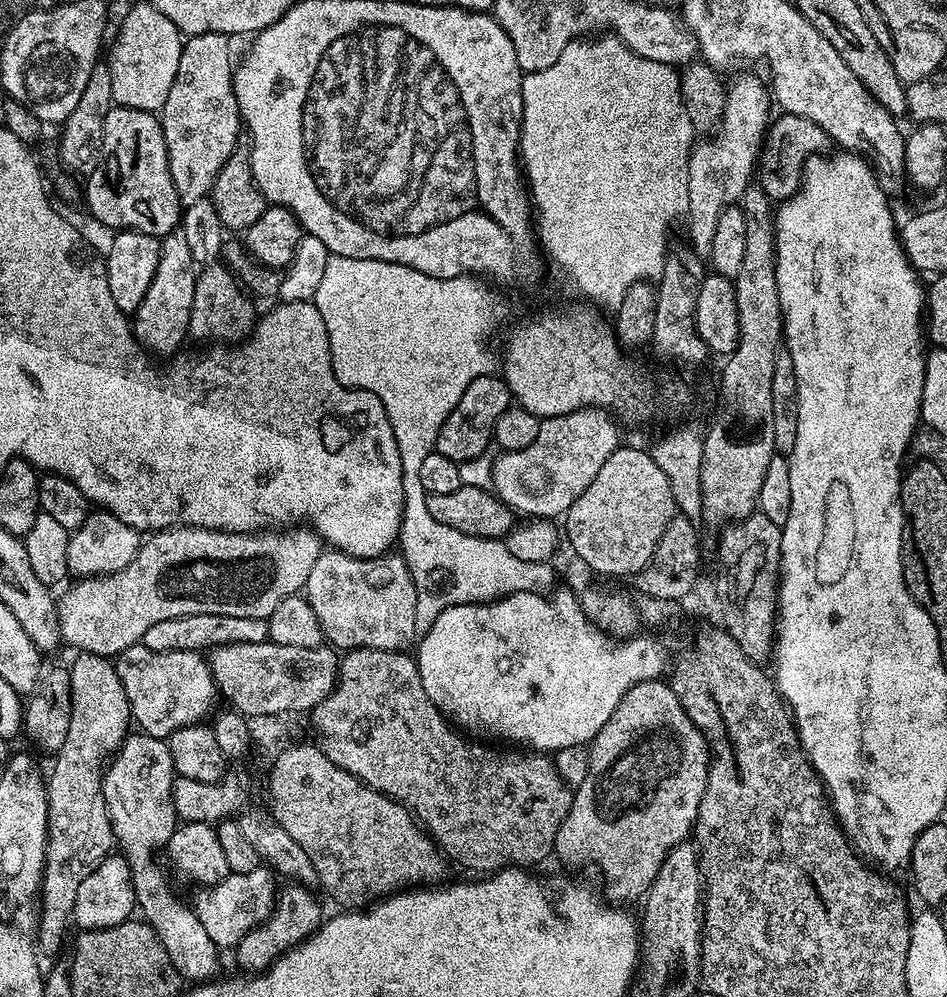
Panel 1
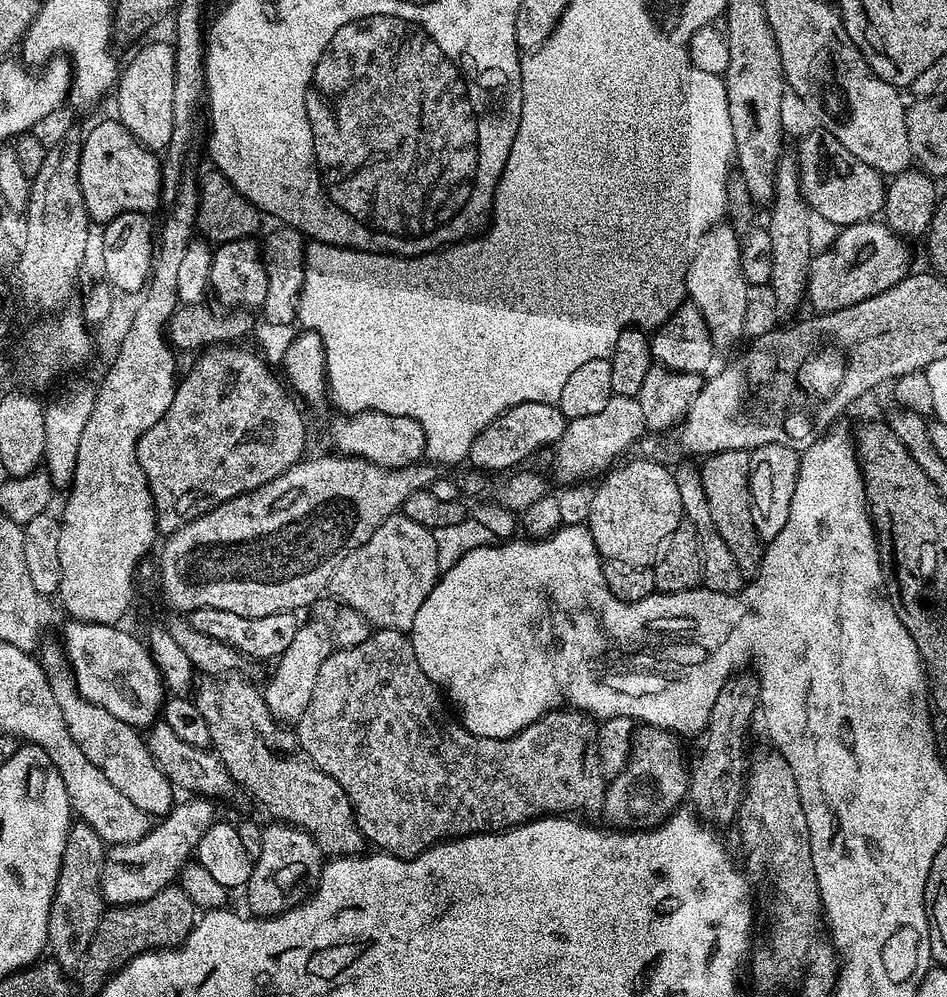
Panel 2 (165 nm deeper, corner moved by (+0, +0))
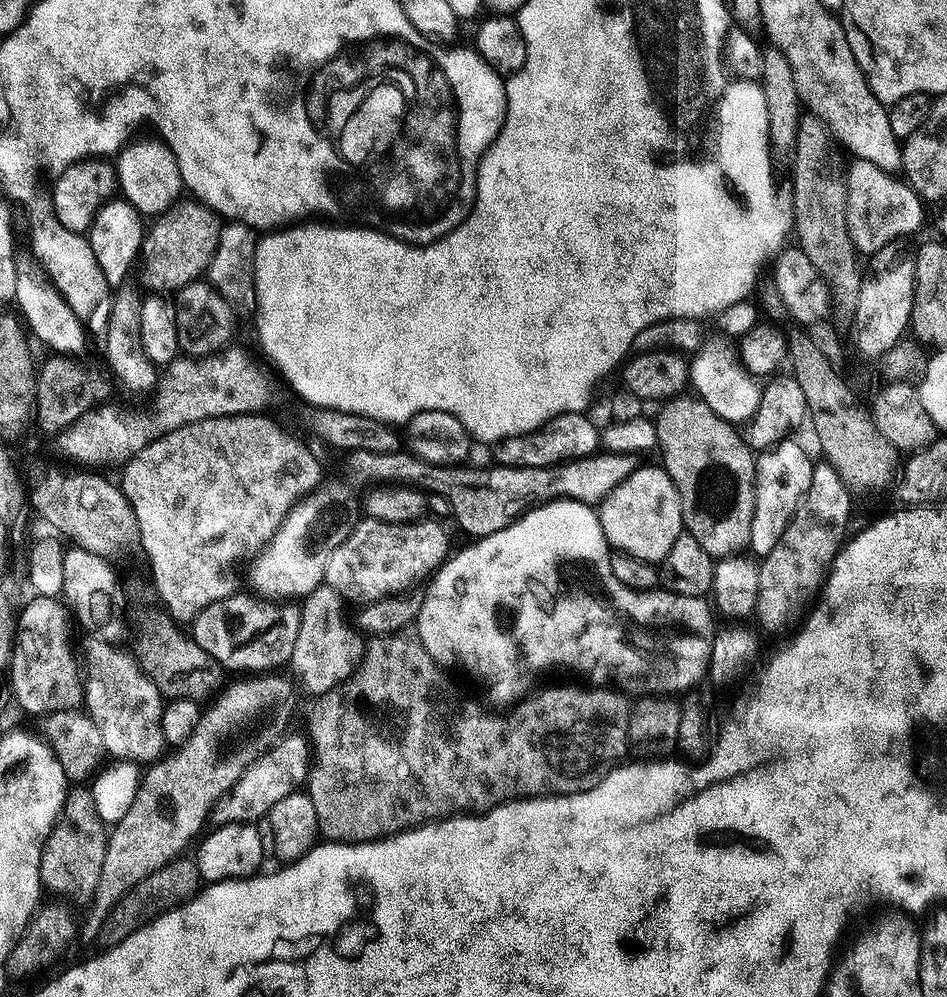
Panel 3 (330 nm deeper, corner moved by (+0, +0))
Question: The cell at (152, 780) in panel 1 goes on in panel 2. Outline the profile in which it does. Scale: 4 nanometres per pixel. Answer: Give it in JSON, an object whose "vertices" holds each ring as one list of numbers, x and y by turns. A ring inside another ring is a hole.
{"vertices":[[57,643,42,648,38,652,40,666,48,677,54,702,62,712,66,730,70,730,70,738,74,738,78,750,82,750,82,754,86,754,86,758,106,776,107,781,119,792,126,794,126,798,130,798,130,802,134,802,138,810,148,813,152,818,167,816,174,807,174,789,166,774,162,774,162,770,148,753,141,733,131,724,116,720,114,714,92,704,77,691,63,649]]}

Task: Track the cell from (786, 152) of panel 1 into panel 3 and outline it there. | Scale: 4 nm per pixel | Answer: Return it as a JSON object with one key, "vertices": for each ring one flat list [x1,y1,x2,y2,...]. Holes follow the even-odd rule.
{"vertices":[[853,159,843,177,845,220,849,237,857,253,871,254,882,250,897,238,908,238,924,220,925,203,899,175,874,166,869,160]]}

